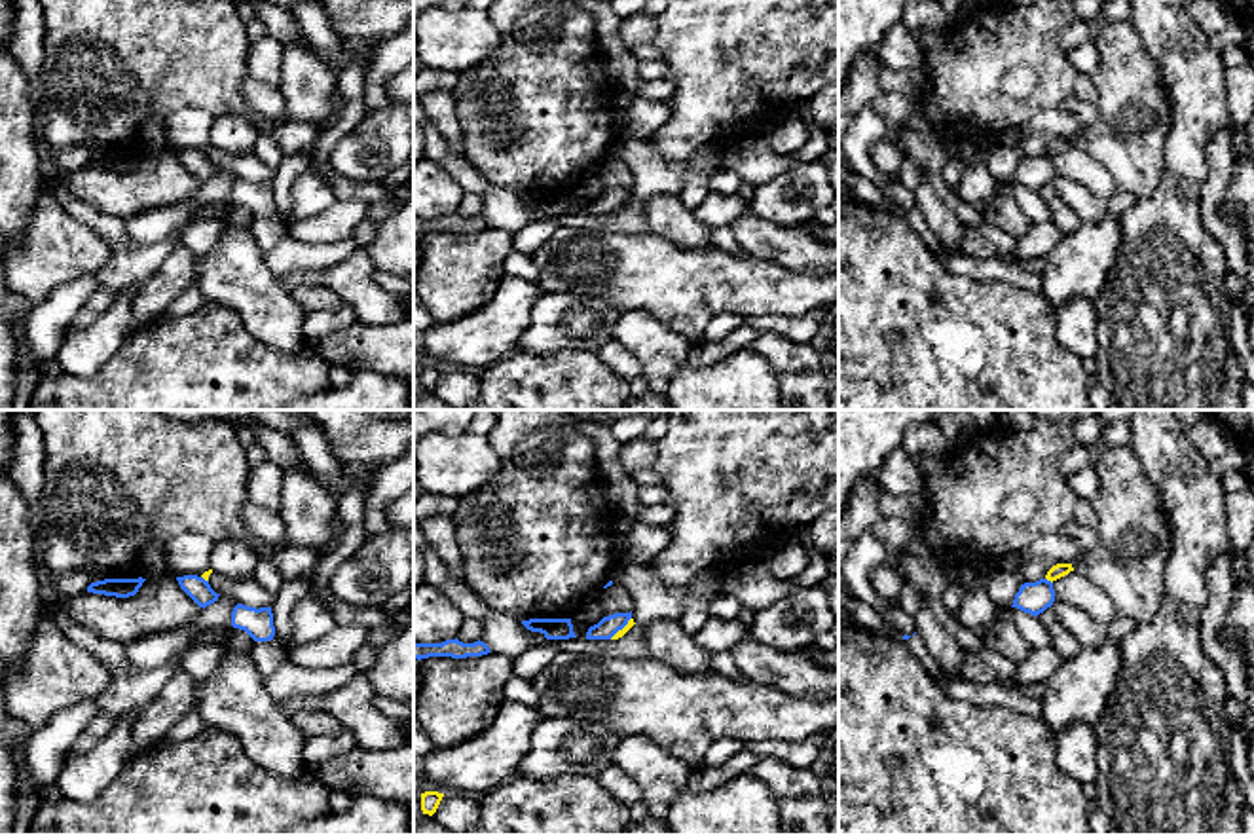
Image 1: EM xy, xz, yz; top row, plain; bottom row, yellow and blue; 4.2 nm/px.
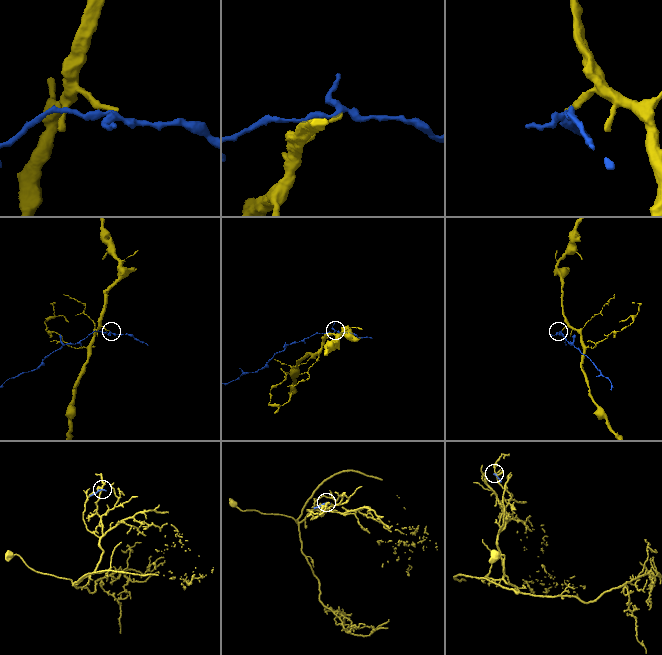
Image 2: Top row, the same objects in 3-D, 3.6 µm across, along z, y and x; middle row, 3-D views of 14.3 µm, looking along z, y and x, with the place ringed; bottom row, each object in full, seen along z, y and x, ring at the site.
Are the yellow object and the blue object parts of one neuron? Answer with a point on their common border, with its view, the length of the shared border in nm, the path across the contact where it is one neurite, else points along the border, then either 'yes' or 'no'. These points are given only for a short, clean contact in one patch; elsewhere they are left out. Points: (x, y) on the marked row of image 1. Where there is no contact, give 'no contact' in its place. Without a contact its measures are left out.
contact yz (1050, 579); length 40 nm; border yz (1046, 577), (1051, 583); no

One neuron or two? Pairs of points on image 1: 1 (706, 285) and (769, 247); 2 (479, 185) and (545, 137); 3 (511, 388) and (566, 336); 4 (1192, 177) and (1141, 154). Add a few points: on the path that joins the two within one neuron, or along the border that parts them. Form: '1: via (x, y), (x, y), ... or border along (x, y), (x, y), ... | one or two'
1: border along (746, 253), (795, 270) | two
2: border along (469, 160), (490, 185), (509, 188), (520, 196) | two
3: border along (515, 350), (594, 352) | two
4: border along (1171, 122), (1163, 167) | two

